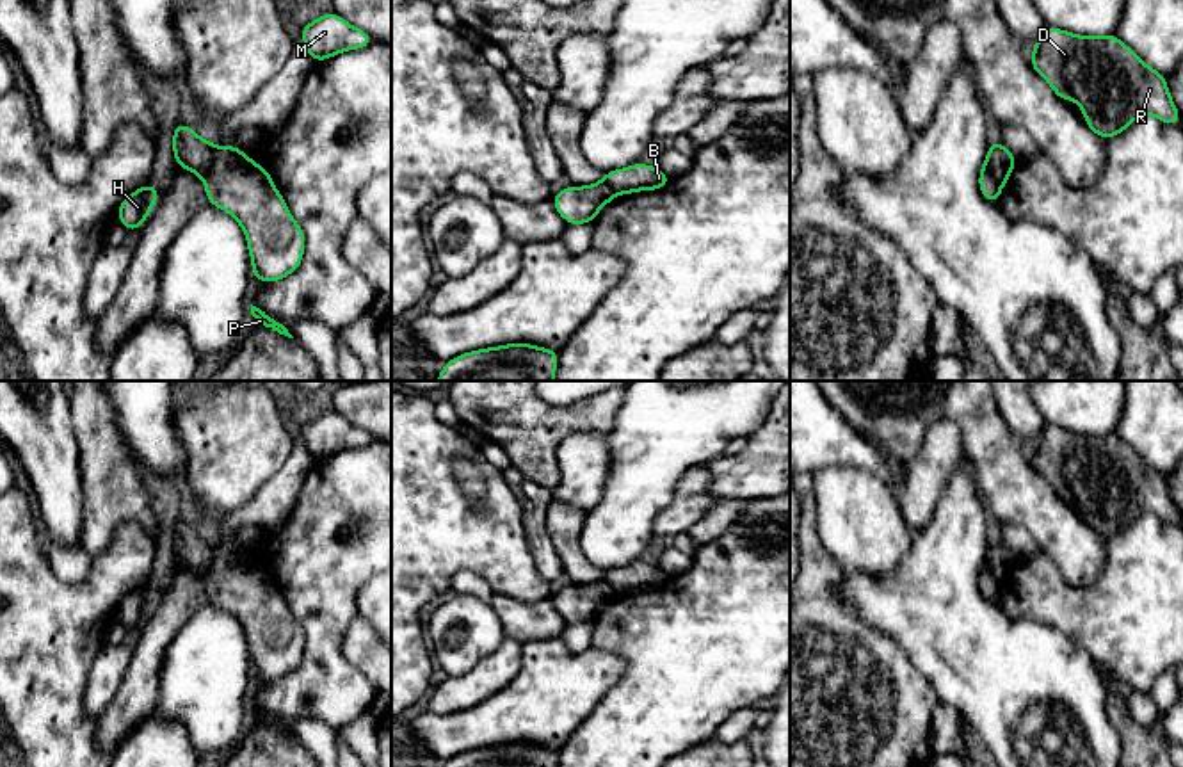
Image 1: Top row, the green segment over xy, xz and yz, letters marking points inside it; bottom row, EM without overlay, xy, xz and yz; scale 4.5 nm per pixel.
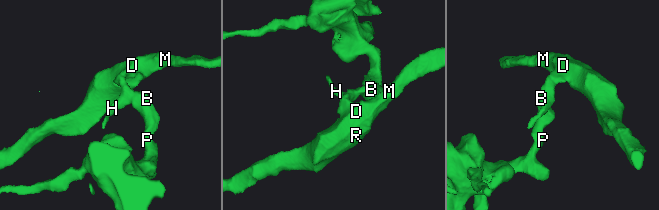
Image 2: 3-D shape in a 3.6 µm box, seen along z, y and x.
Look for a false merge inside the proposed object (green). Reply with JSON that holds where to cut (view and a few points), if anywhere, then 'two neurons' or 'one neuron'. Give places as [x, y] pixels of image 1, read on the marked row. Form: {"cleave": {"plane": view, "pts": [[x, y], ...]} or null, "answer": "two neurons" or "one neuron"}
{"cleave": {"plane": "xy", "pts": [[217, 148], [210, 171], [203, 178]]}, "answer": "two neurons"}

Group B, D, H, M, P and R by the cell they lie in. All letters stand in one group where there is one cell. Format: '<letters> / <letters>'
B P / D H M R

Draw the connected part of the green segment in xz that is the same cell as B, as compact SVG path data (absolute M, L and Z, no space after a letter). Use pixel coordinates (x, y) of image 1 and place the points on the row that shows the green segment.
M637 162L626 169L614 169L603 174L603 182L616 194L655 190L669 185L671 178L658 167Z

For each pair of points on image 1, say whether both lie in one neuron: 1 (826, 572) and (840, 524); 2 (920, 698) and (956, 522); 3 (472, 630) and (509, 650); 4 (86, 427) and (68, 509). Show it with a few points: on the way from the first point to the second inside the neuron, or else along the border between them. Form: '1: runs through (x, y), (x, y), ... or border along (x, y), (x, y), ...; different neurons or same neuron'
1: border along (815, 516), (817, 538), (842, 570); different neurons
2: border along (899, 643), (938, 700); different neurons
3: border along (506, 636), (466, 671); different neurons
4: border along (70, 417), (84, 499); different neurons

